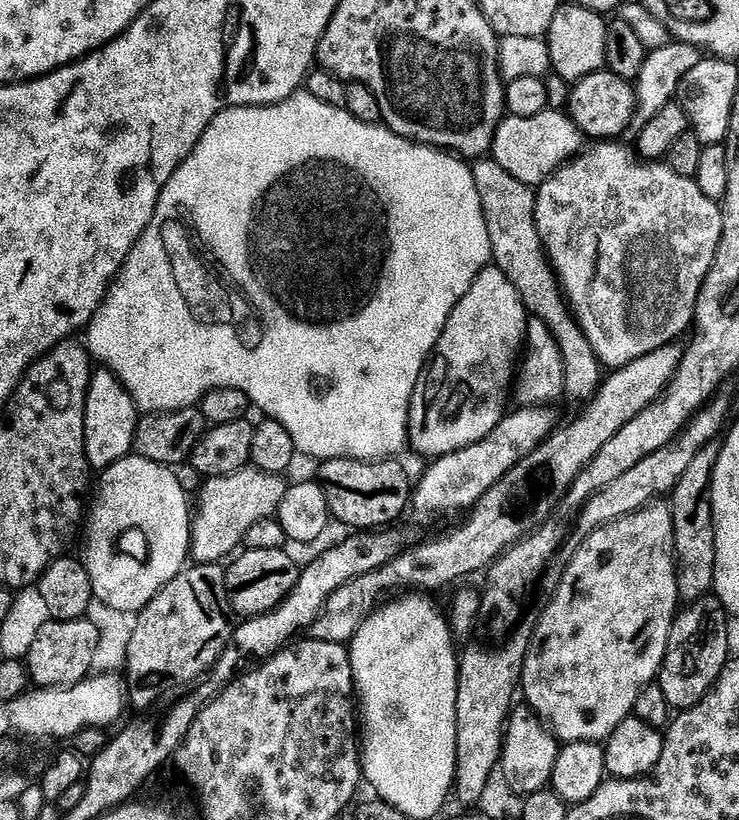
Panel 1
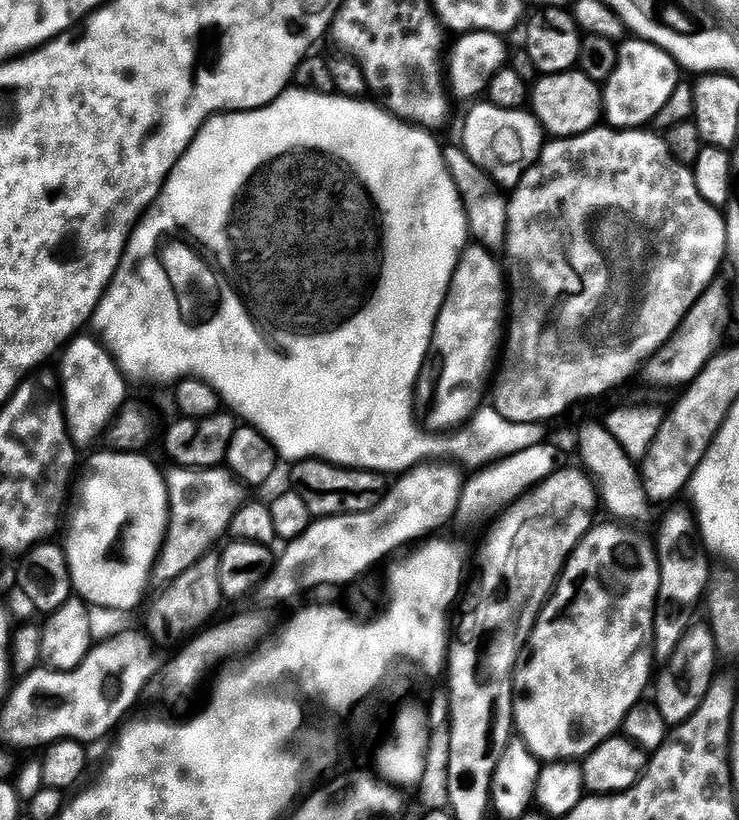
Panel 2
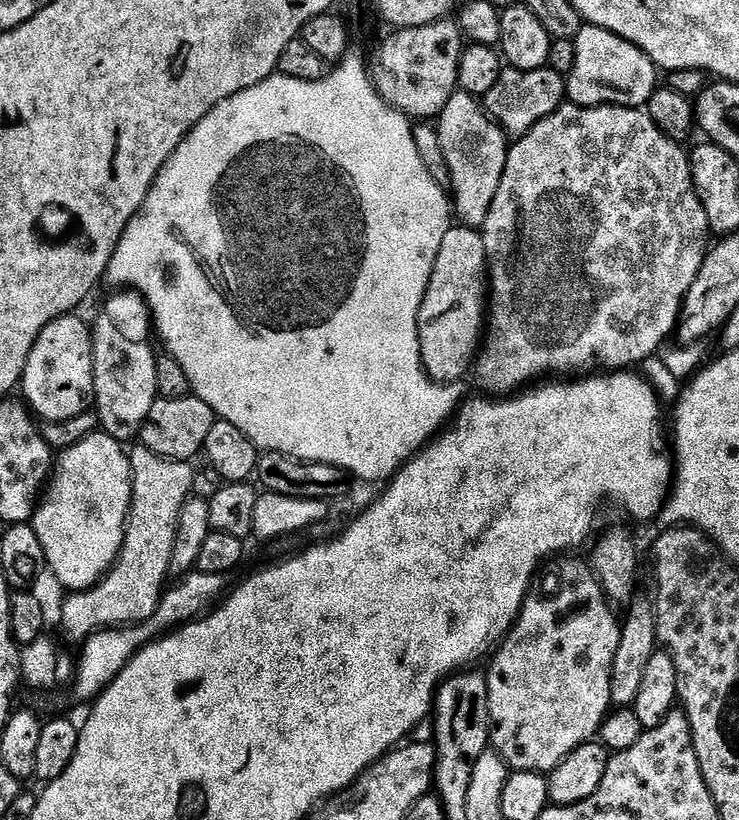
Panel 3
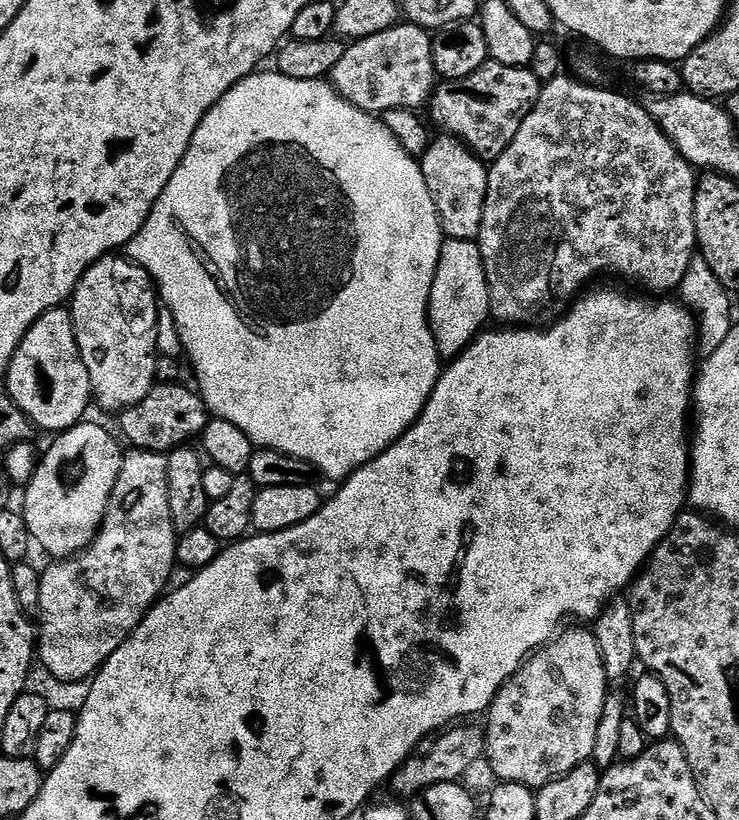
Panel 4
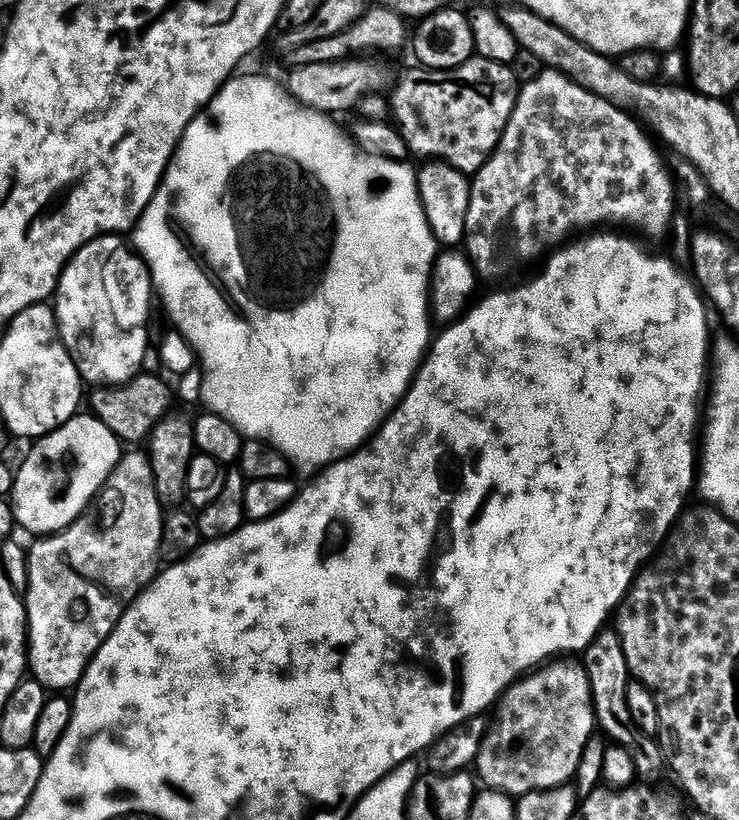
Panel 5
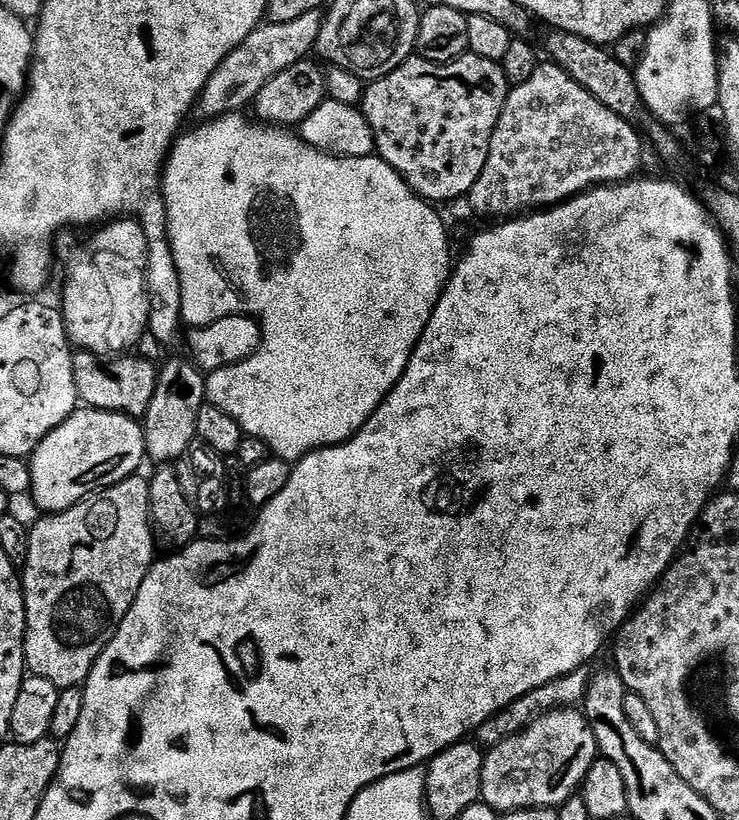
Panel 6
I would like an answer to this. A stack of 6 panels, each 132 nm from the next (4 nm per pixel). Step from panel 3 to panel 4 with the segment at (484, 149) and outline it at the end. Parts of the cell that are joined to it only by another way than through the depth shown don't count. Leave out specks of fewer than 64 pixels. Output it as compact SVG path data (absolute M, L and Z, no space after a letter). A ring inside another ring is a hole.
M455 136L435 137L420 160L427 188L435 200L440 226L450 240L475 241L480 235L484 203L488 193L488 168L467 144L461 144Z

